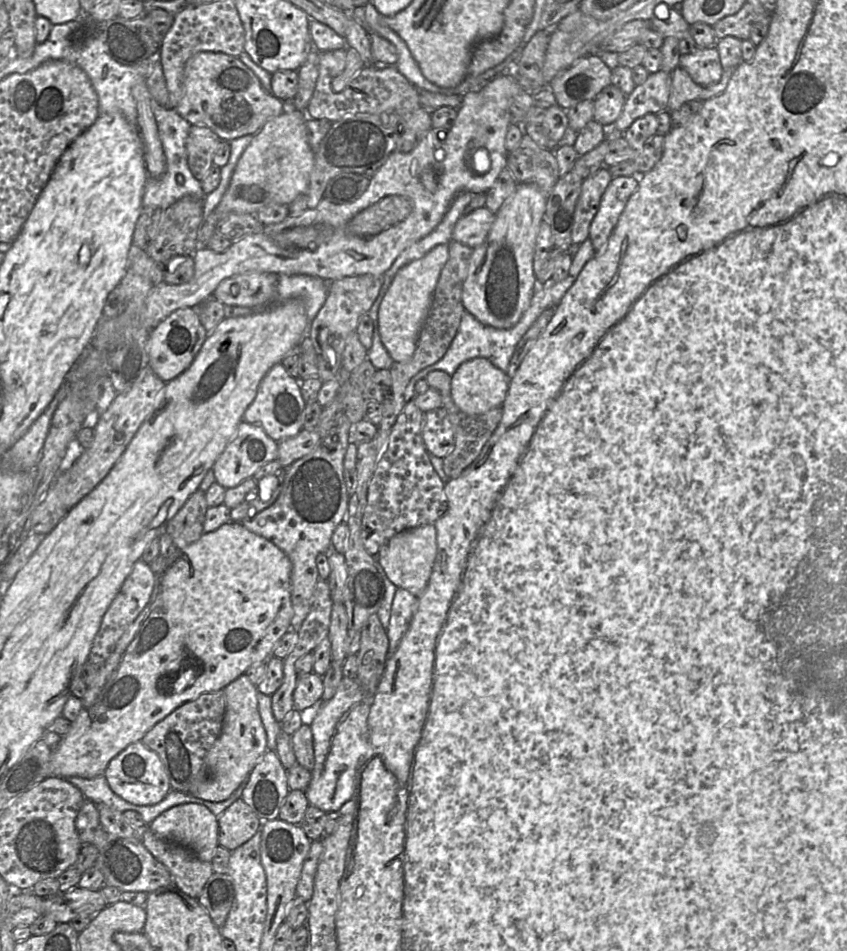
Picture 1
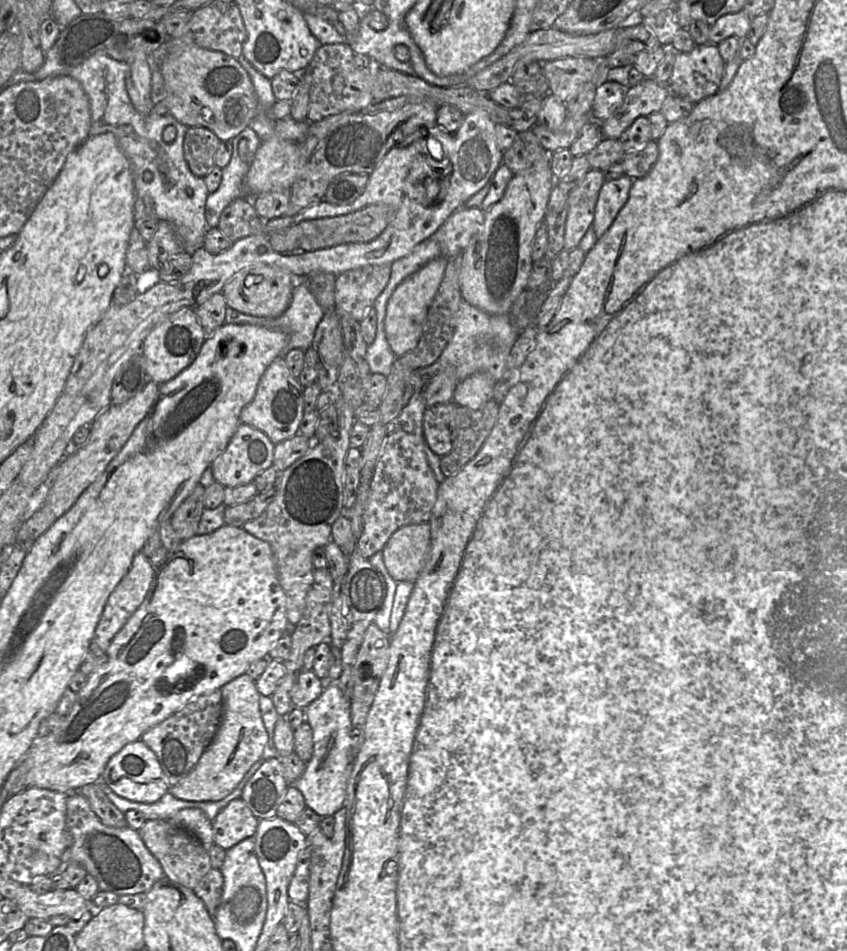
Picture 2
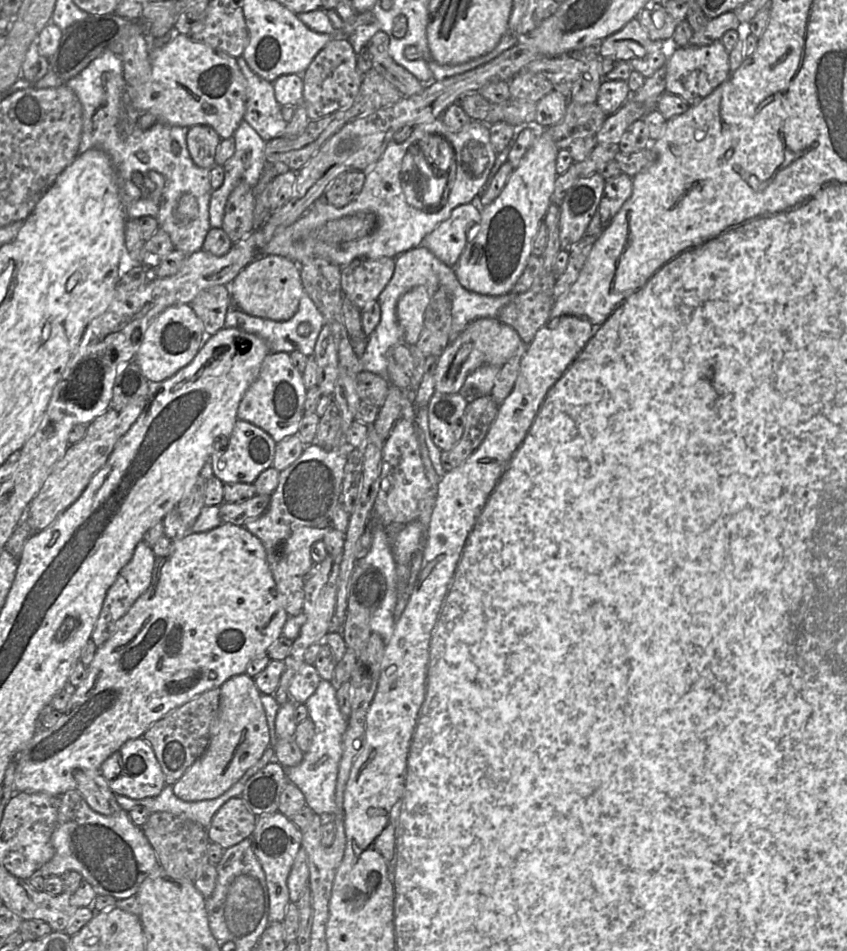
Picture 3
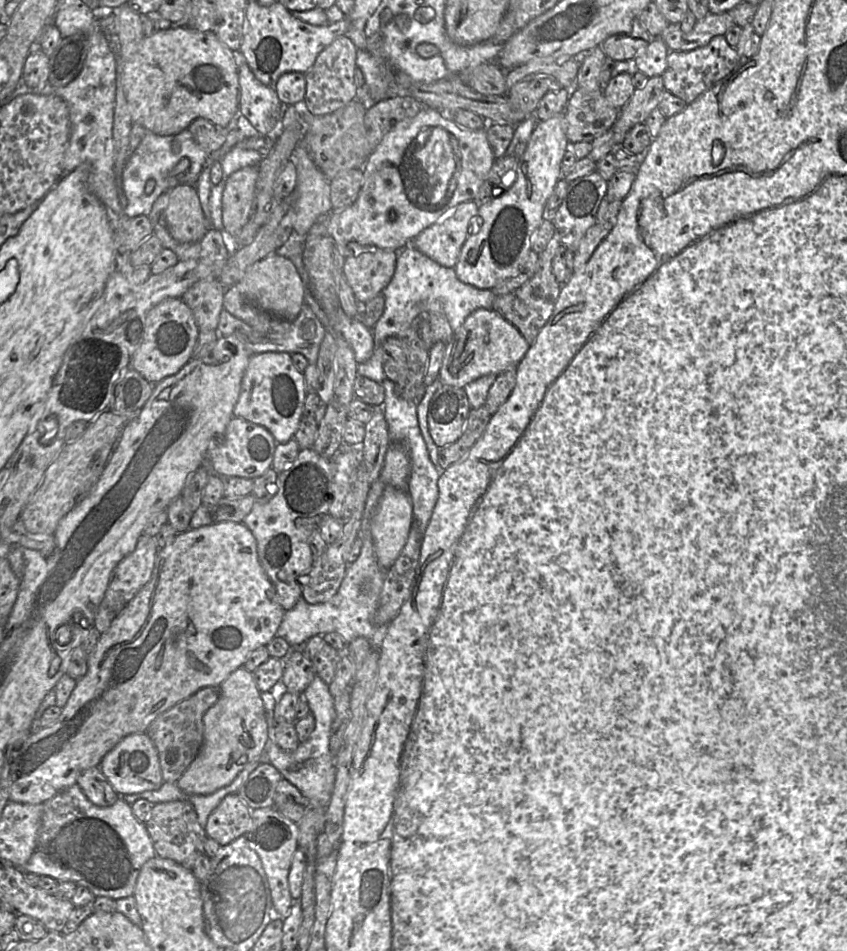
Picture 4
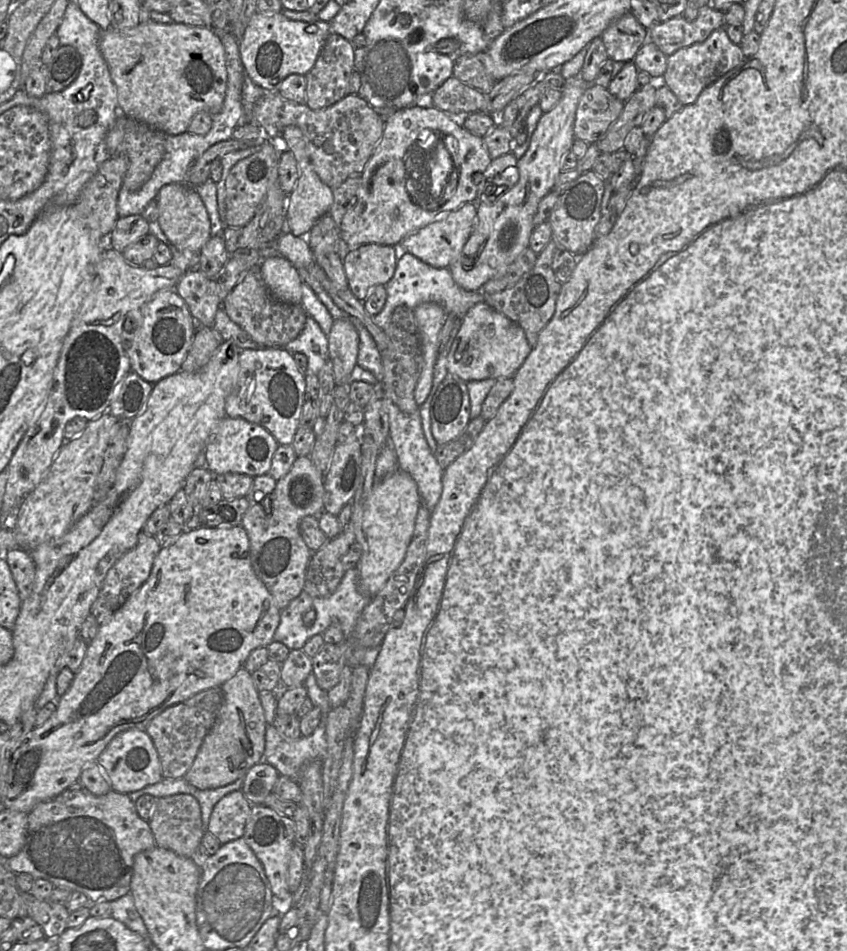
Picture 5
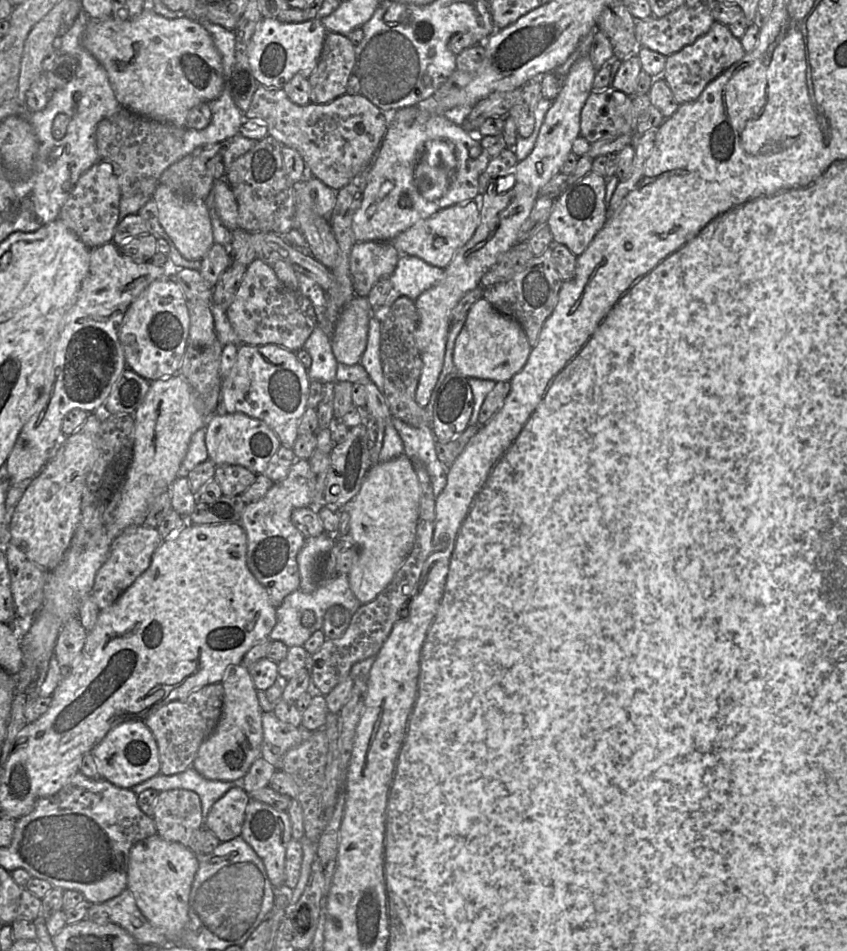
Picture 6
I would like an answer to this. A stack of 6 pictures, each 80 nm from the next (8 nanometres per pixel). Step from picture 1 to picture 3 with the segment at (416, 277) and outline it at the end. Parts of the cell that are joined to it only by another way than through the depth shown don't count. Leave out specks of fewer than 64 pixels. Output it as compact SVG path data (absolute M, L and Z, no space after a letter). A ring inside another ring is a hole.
M421 285L403 294L397 302L396 315L403 328L403 341L408 345L415 345L421 334L424 313L437 285Z

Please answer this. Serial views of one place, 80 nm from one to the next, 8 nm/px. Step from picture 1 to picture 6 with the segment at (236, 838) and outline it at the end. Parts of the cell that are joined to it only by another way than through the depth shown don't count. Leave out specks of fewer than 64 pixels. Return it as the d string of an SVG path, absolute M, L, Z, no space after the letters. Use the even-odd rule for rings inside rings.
M235 787L219 798L210 808L205 827L220 842L230 841L242 832L250 796L242 787Z

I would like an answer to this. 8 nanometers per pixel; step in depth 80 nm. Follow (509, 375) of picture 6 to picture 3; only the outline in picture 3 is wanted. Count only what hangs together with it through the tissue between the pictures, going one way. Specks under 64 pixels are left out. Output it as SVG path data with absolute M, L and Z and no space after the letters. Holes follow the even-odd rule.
M479 318L472 321L438 357L434 374L435 391L459 393L469 374L483 365L503 366L522 345L525 344L519 334L499 318Z

